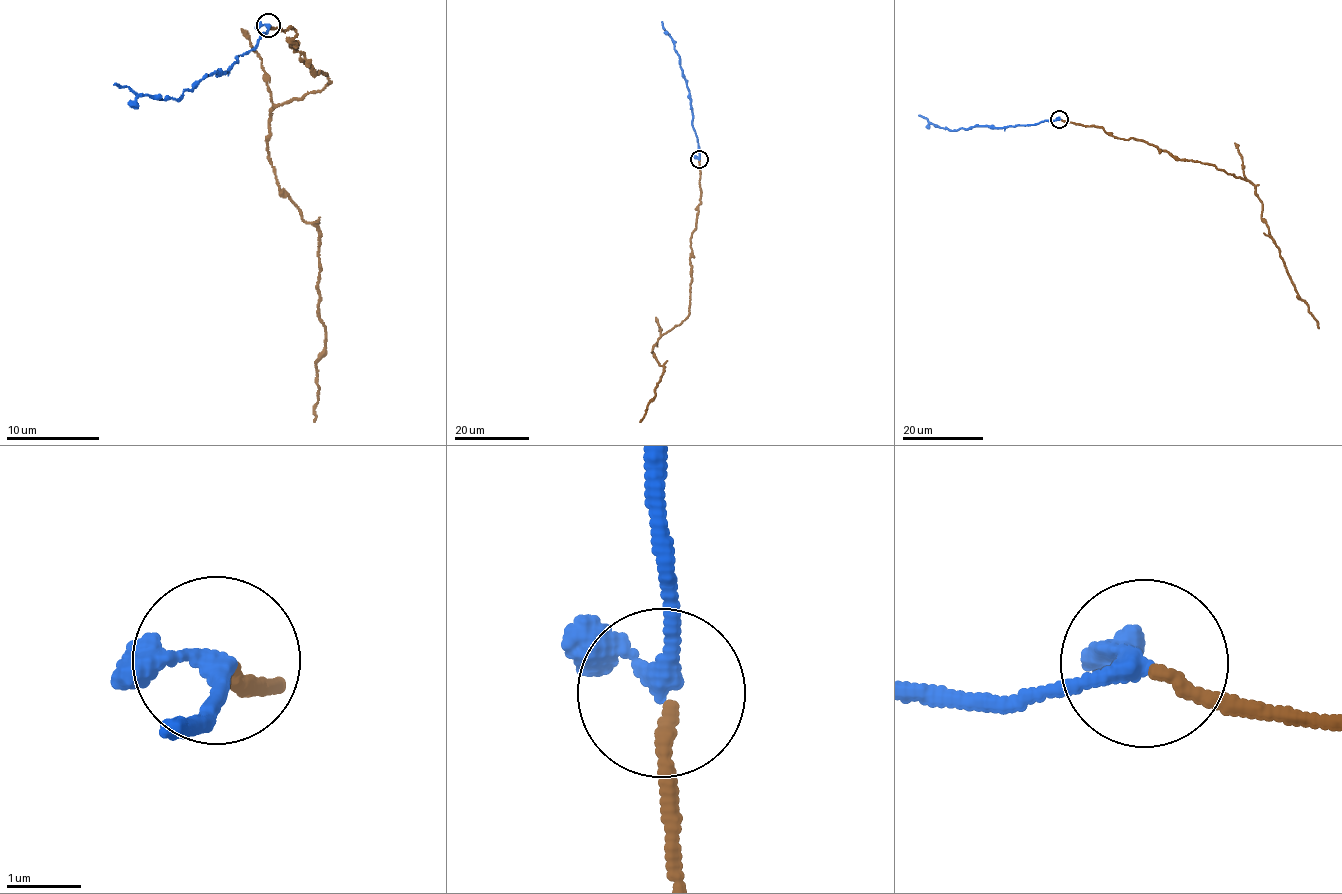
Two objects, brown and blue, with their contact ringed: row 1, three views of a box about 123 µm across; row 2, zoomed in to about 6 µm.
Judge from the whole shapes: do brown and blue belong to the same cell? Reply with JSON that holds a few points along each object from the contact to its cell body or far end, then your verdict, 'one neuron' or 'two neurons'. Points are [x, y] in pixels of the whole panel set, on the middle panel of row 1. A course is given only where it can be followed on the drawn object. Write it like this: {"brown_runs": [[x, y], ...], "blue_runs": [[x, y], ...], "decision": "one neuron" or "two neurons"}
{"brown_runs": [[699, 160], [700, 203], [690, 239], [689, 315], [664, 333], [652, 350], [663, 368], [654, 396], [639, 421]], "blue_runs": [[698, 159], [687, 80], [673, 41], [661, 22]], "decision": "one neuron"}

